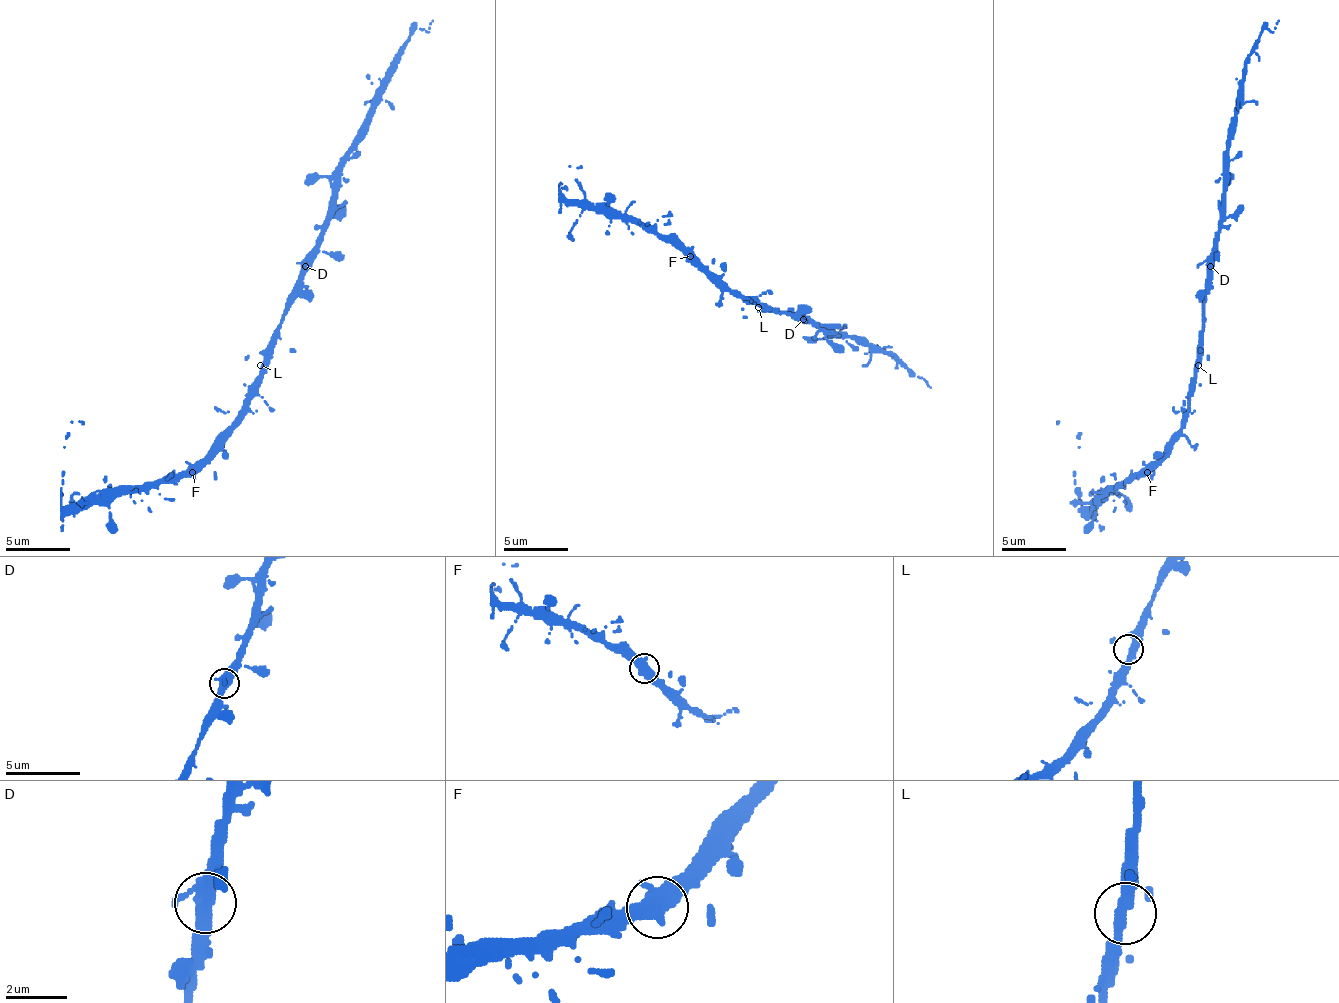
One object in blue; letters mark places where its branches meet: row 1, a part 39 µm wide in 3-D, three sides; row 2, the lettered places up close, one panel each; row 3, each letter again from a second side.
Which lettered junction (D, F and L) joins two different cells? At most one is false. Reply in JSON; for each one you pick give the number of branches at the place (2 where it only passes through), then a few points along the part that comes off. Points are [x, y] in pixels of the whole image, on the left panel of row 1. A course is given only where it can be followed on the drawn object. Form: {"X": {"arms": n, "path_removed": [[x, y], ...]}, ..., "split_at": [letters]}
{"split_at": []}

